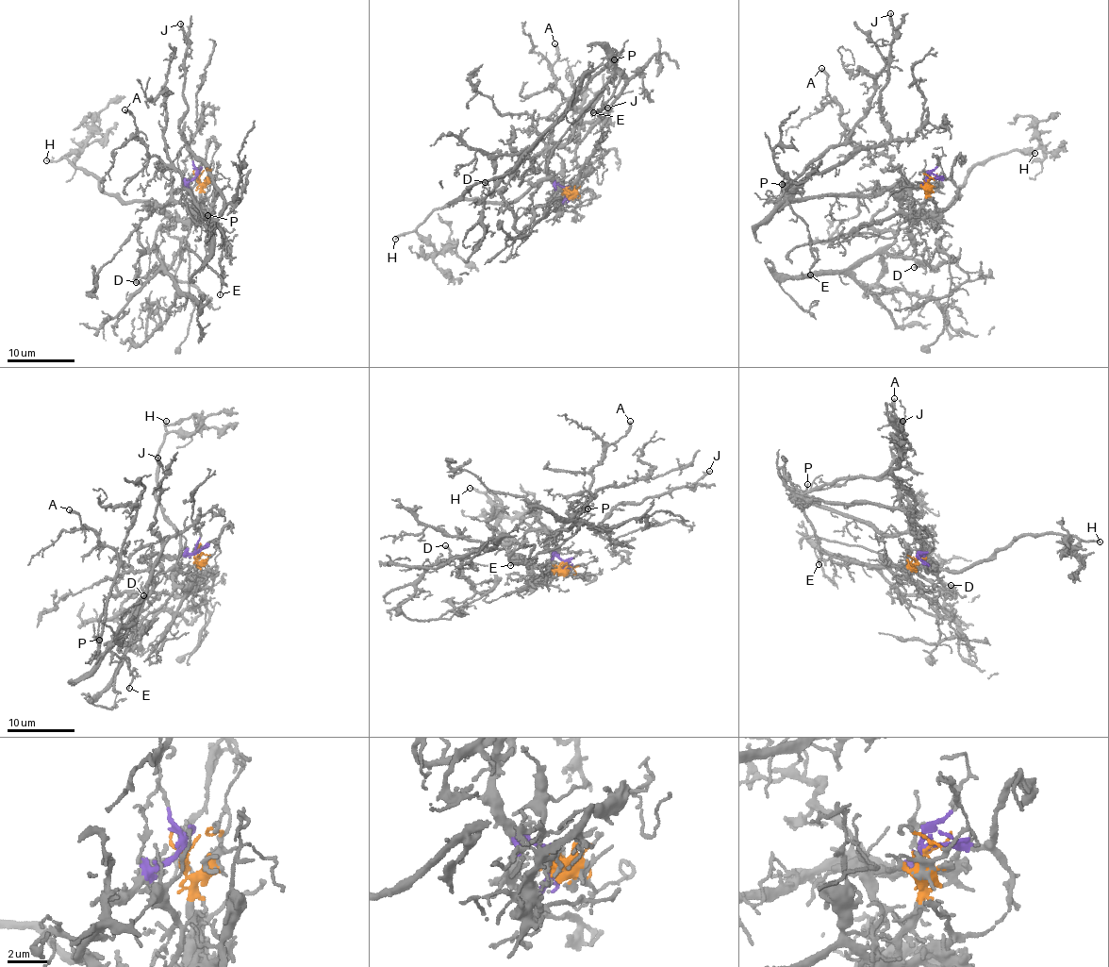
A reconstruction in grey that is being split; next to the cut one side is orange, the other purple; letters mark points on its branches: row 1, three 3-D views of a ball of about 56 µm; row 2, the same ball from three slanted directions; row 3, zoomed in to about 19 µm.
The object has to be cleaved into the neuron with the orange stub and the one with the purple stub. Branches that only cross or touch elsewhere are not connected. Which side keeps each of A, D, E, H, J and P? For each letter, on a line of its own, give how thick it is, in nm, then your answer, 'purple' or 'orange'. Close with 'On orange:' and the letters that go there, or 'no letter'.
A: 320 nm thick; purple
D: 170 nm thick; purple
E: 130 nm thick; purple
H: 200 nm thick; orange
J: 280 nm thick; purple
P: 120 nm thick; purple
On orange: H

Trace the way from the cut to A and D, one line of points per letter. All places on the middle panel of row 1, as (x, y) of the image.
A: (568, 190), (555, 182), (548, 170), (554, 144), (550, 114), (566, 99), (552, 72), (560, 55), (554, 43)
D: (568, 190), (545, 151), (532, 174), (518, 175), (521, 160), (504, 188), (484, 182)

